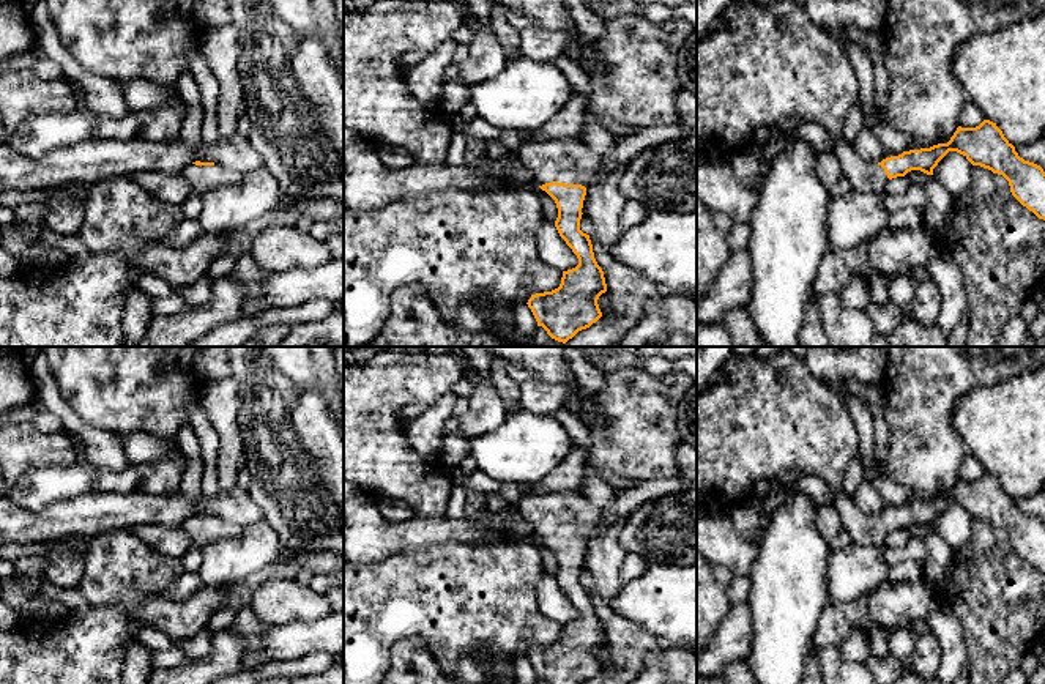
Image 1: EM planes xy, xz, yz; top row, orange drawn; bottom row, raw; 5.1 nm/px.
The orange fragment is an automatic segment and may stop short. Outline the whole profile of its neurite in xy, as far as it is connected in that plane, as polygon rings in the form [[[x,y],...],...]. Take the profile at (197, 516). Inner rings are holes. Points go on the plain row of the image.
[[[195,514],[180,525],[181,531],[191,537],[191,548],[203,548],[205,545],[233,539],[243,533],[243,526],[229,523],[214,515]]]

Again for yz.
[[[788,347],[769,359],[760,353],[739,358],[730,355],[720,381],[708,381],[697,394],[697,506],[708,512],[728,512],[744,504],[758,479],[772,481],[783,471],[815,474],[835,493],[834,507],[851,542],[884,547],[889,533],[911,523],[933,528],[933,522],[949,506],[963,507],[972,519],[1002,528],[1012,548],[1039,572],[1045,574],[1045,525],[1025,514],[1004,490],[996,476],[984,473],[976,481],[958,479],[947,496],[903,504],[881,515],[862,512],[843,489],[850,462],[859,454],[859,433],[842,396],[820,381]]]

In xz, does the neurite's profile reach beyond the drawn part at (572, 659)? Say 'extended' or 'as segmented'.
extended

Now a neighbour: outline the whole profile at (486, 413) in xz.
[[[478,372],[476,386],[470,394],[468,413],[462,418],[460,433],[467,440],[490,433],[504,424],[508,414],[492,381]]]

